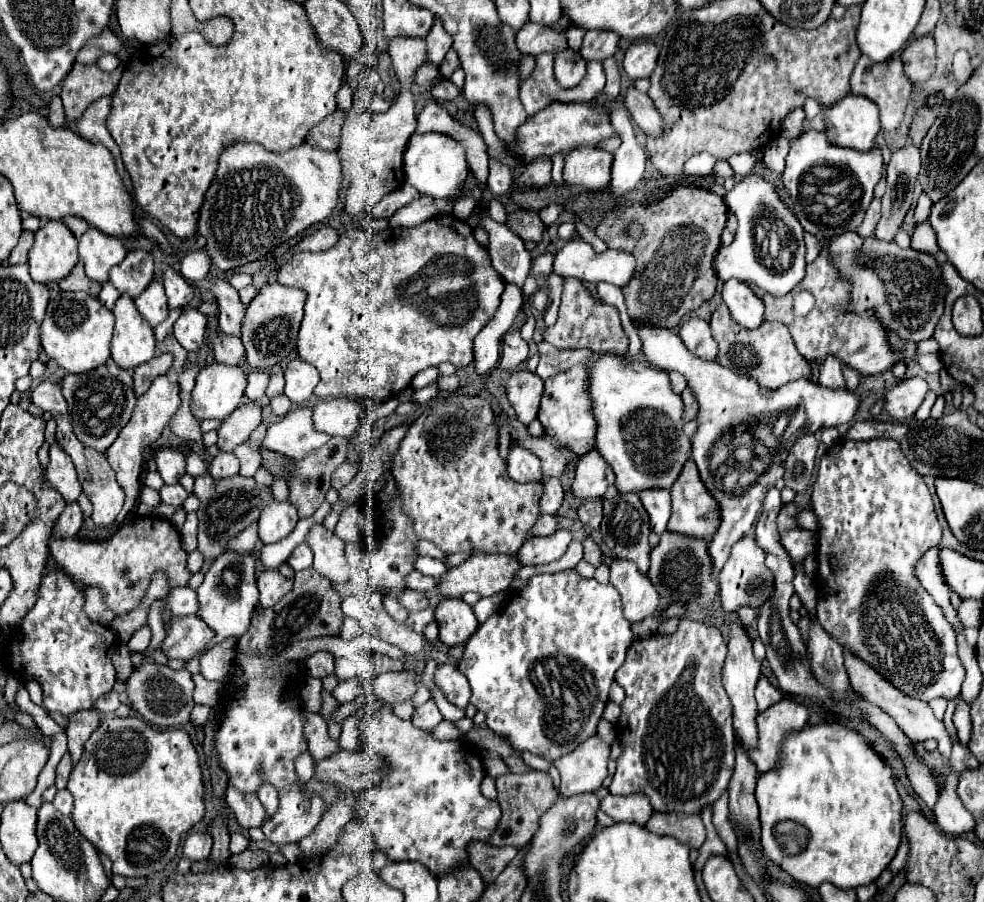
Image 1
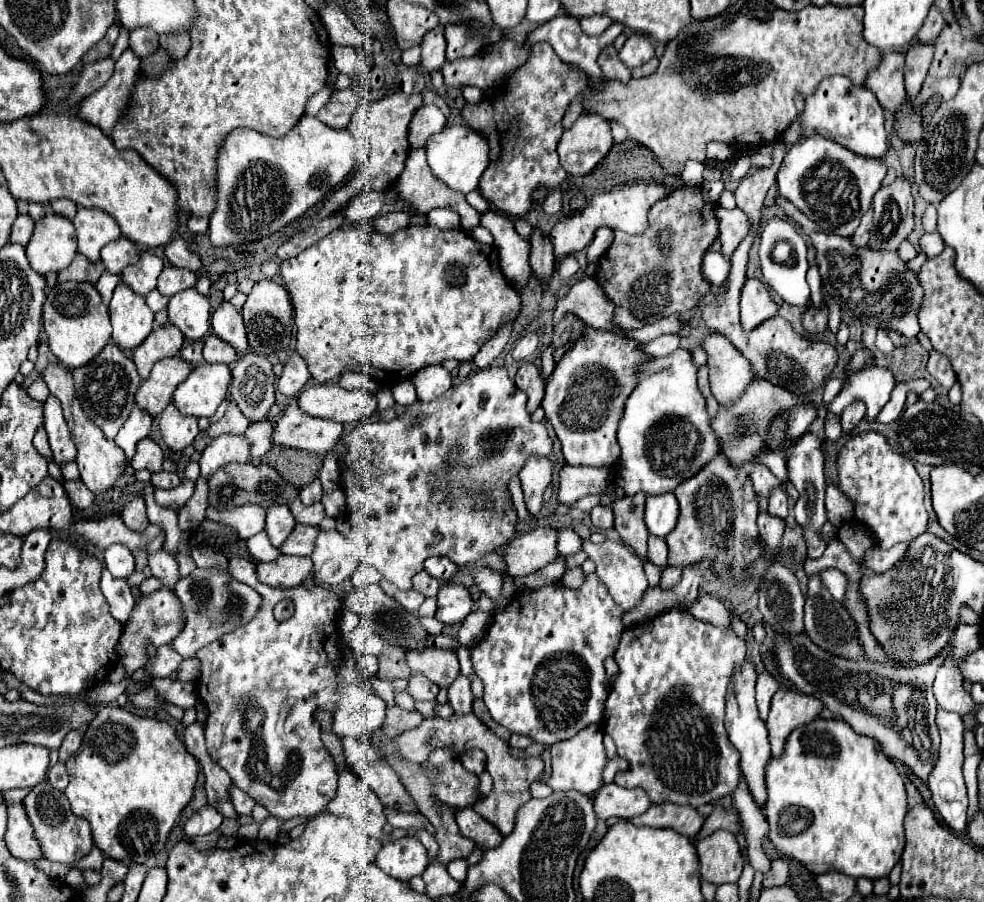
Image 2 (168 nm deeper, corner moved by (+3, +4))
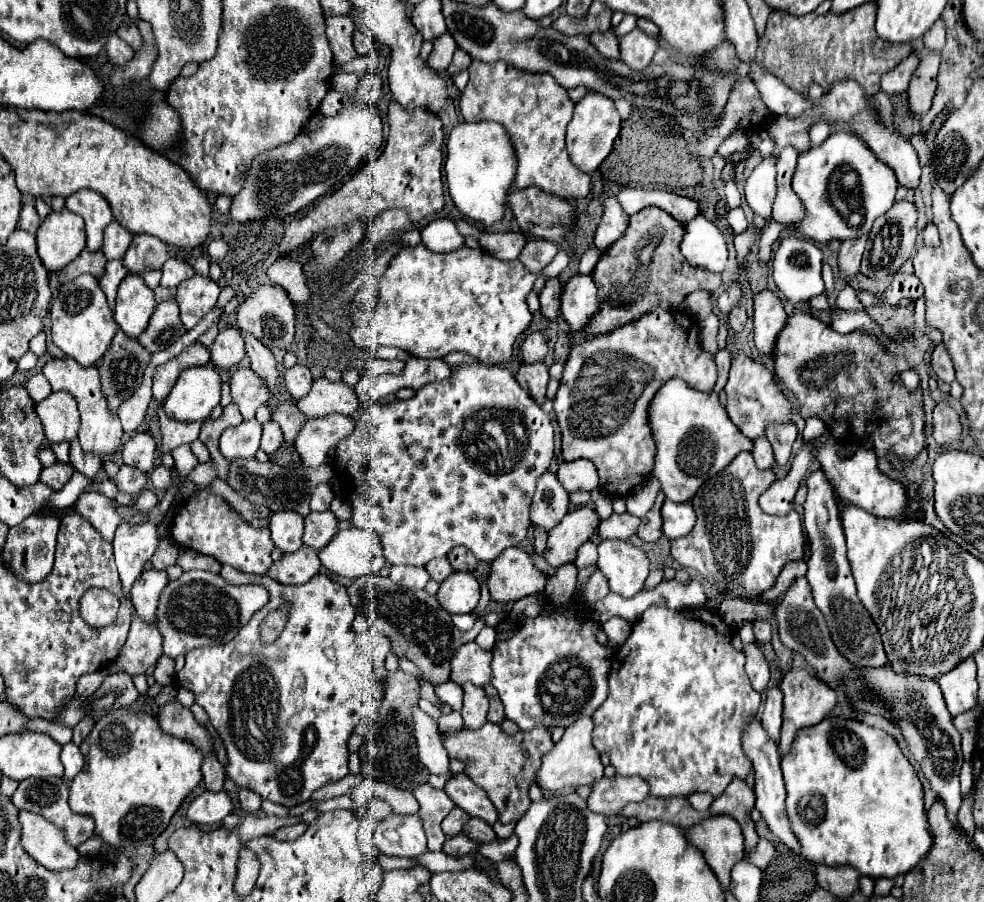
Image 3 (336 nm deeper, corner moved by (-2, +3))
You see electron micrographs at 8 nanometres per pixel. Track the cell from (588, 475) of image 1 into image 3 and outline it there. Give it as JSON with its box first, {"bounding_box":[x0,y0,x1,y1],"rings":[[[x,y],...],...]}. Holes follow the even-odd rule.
{"bounding_box":[556,458,598,492],"rings":[[[584,458],[572,460],[572,462],[562,462],[556,476],[568,492],[578,492],[578,490],[592,492],[598,488],[596,466]]]}

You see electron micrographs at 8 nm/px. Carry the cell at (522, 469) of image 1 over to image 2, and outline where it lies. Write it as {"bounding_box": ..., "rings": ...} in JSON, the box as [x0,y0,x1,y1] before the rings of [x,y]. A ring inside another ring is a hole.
{"bounding_box":[519,455,551,515],"rings":[[[529,455],[527,463],[519,471],[523,495],[525,495],[525,505],[531,511],[531,515],[539,513],[541,509],[541,495],[545,487],[551,483],[551,461],[547,457],[539,459],[539,455]]]}

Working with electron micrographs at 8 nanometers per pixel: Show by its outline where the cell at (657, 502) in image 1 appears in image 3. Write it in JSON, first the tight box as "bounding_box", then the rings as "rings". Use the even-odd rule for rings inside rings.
{"bounding_box":[662,500,696,540],"rings":[[[666,500],[662,506],[662,518],[664,518],[664,536],[668,540],[676,540],[686,536],[694,524],[696,524],[696,512],[690,504],[676,504],[672,500]]]}

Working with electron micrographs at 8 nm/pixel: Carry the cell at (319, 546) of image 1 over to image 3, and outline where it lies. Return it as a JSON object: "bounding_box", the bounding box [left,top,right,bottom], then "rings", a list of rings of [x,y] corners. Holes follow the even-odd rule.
{"bounding_box":[320,528,386,578],"rings":[[[348,528],[338,530],[338,534],[320,552],[320,562],[332,574],[358,578],[366,574],[378,574],[386,566],[380,536],[372,530]]]}

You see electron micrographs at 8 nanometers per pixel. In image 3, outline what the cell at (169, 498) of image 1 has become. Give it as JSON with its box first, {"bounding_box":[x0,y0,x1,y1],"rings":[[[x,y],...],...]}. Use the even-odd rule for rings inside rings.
{"bounding_box":[150,466,172,490],"rings":[[[156,466],[152,472],[150,472],[150,482],[156,490],[166,490],[170,484],[172,484],[172,476],[170,476],[170,470],[164,468],[164,466]]]}

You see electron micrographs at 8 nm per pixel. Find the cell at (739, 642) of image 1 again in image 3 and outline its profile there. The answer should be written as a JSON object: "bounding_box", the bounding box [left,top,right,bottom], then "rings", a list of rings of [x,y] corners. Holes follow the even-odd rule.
{"bounding_box":[744,716,800,852],"rings":[[[754,716],[754,720],[748,724],[748,728],[744,730],[744,752],[750,758],[754,772],[756,772],[756,808],[760,810],[762,818],[766,820],[768,828],[794,852],[800,852],[800,842],[796,840],[796,834],[792,832],[792,826],[788,824],[788,814],[786,814],[786,790],[784,790],[784,780],[782,780],[782,770],[780,770],[780,752],[778,752],[778,744],[774,744],[768,734],[764,732],[760,720]]]}

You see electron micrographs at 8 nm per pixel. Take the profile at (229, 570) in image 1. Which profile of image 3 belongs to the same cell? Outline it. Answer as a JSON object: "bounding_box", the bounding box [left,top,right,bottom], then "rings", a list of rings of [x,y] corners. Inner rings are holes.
{"bounding_box":[156,570,268,658],"rings":[[[206,570],[184,572],[178,580],[166,584],[160,594],[156,628],[162,634],[164,654],[176,658],[200,646],[214,646],[230,642],[238,630],[268,602],[268,592],[260,586],[232,586],[220,580],[218,574]]]}

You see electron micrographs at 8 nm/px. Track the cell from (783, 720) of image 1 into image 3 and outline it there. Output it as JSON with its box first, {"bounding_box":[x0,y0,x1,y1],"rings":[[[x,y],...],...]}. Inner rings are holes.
{"bounding_box":[778,670,836,756],"rings":[[[788,670],[784,674],[784,680],[780,682],[780,690],[784,692],[784,724],[782,724],[782,736],[780,736],[778,748],[780,748],[780,754],[784,756],[788,754],[792,740],[800,728],[810,724],[814,726],[830,714],[830,710],[836,706],[836,692],[816,676],[808,674],[806,670]]]}

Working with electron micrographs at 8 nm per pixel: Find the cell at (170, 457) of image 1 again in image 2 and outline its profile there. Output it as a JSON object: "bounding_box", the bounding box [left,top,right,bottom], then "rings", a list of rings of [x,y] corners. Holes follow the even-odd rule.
{"bounding_box":[131,439,165,473],"rings":[[[143,439],[137,445],[135,457],[131,459],[131,467],[137,469],[137,471],[147,469],[151,473],[159,473],[163,469],[163,461],[165,461],[165,457],[163,457],[161,447],[151,439]]]}

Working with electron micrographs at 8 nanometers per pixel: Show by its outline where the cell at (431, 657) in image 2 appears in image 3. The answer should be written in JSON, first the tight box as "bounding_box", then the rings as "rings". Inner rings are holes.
{"bounding_box":[450,642,492,686],"rings":[[[468,642],[456,652],[450,668],[450,678],[458,684],[472,682],[476,686],[486,686],[492,682],[492,650],[484,650],[476,642]]]}

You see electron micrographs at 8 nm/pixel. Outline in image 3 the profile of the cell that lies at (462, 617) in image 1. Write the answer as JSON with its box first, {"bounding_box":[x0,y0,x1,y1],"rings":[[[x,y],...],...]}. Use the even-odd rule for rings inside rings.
{"bounding_box":[436,572,480,614],"rings":[[[452,572],[440,584],[436,598],[450,614],[466,614],[474,610],[480,598],[480,584],[470,572]]]}

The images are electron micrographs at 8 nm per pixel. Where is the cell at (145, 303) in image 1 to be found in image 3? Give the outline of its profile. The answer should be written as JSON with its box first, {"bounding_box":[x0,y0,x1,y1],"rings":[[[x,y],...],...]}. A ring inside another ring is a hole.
{"bounding_box":[124,234,168,274],"rings":[[[134,234],[134,240],[124,254],[124,266],[132,274],[142,274],[150,268],[162,268],[168,258],[168,246],[160,238],[150,234]]]}

